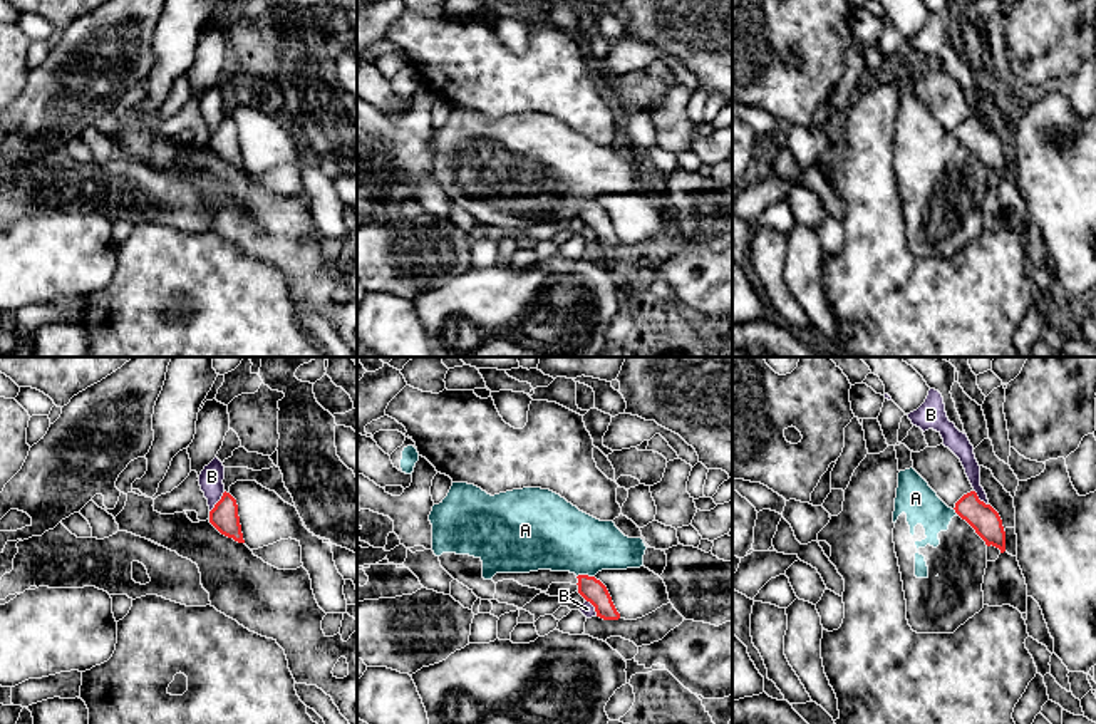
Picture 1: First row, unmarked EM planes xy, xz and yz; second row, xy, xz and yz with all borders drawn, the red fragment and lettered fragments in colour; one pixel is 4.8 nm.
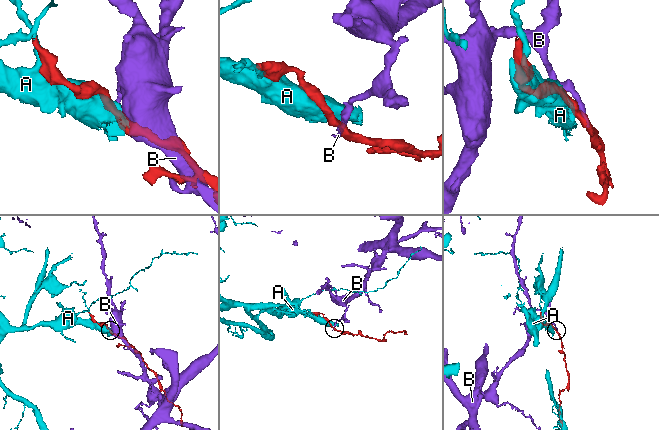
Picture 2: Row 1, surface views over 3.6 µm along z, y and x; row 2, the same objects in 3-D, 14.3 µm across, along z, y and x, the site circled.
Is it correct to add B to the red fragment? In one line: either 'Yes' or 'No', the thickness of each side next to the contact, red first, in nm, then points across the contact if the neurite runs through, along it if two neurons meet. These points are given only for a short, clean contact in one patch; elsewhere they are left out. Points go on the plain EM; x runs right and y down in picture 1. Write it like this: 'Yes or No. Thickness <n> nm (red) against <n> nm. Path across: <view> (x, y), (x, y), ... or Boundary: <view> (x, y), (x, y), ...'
No. Thickness 140 nm (red) against 110 nm. Boundary: xy (225, 116), (210, 136)

